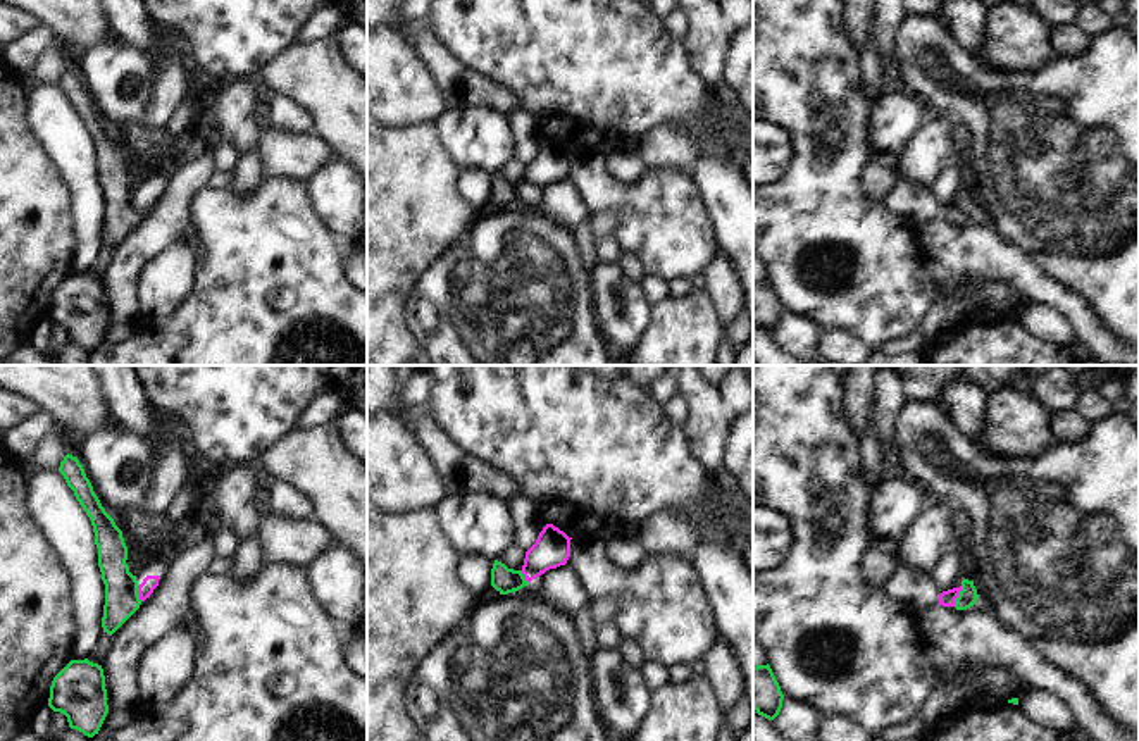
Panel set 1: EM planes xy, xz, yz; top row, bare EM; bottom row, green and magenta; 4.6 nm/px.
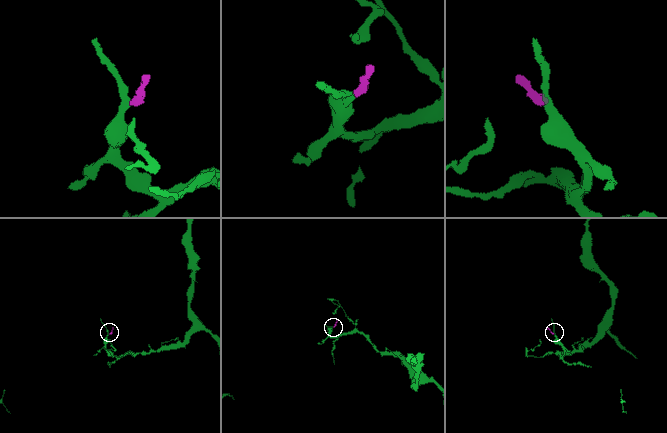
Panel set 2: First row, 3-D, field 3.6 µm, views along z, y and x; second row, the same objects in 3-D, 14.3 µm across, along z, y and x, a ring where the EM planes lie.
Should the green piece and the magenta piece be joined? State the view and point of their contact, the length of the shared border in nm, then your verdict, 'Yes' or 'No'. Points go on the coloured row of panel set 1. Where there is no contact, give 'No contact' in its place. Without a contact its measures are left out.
Touches green at yz (958, 597). Shared border 100 nm. Yes.

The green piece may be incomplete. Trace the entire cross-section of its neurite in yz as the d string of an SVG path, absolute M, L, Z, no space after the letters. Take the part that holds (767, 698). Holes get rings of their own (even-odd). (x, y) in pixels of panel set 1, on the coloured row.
M770 665L753 667L753 708L758 715L774 720L782 708L784 694Z

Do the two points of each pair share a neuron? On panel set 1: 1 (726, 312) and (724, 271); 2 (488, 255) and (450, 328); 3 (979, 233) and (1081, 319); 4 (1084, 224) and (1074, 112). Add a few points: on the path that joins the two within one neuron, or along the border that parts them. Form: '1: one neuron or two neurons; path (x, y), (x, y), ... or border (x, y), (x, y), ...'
1: one neuron; path (726, 302), (724, 281)
2: one neuron; path (488, 273), (488, 290), (467, 311)
3: one neuron; path (1005, 259), (1036, 286), (1055, 293)
4: one neuron; path (1084, 197), (1084, 140)

